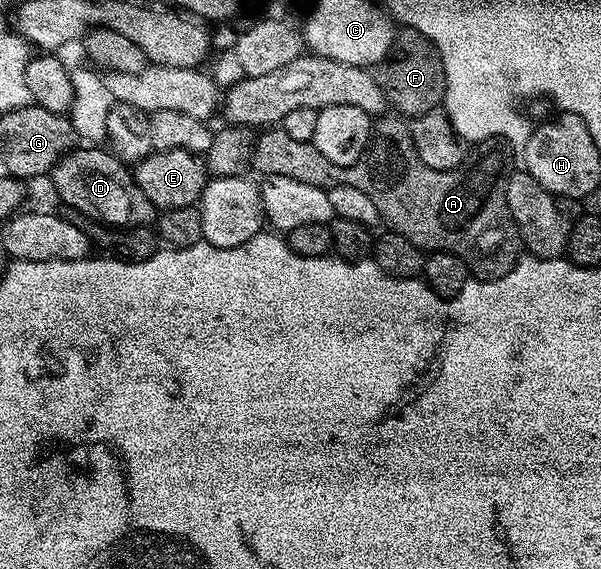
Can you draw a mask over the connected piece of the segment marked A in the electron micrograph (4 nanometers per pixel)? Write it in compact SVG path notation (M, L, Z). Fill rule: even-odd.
M381 115L373 123L372 138L368 141L368 148L362 154L360 161L349 168L334 166L334 162L322 158L322 154L318 154L318 150L310 142L298 142L295 138L290 138L290 134L286 134L280 126L269 127L255 137L252 146L252 168L260 171L261 177L294 178L297 182L306 182L306 186L318 186L325 190L339 184L354 186L362 190L362 194L370 194L370 202L378 206L381 221L385 225L388 223L387 227L391 231L414 242L414 246L418 246L425 253L449 252L462 258L473 273L503 274L514 267L522 255L522 245L518 226L506 202L506 186L514 171L512 145L507 140L499 138L479 141L473 147L476 149L473 152L471 149L458 167L454 170L446 170L447 175L440 176L439 173L425 171L423 164L420 164L416 158L410 143L409 125L399 115L388 115Z

